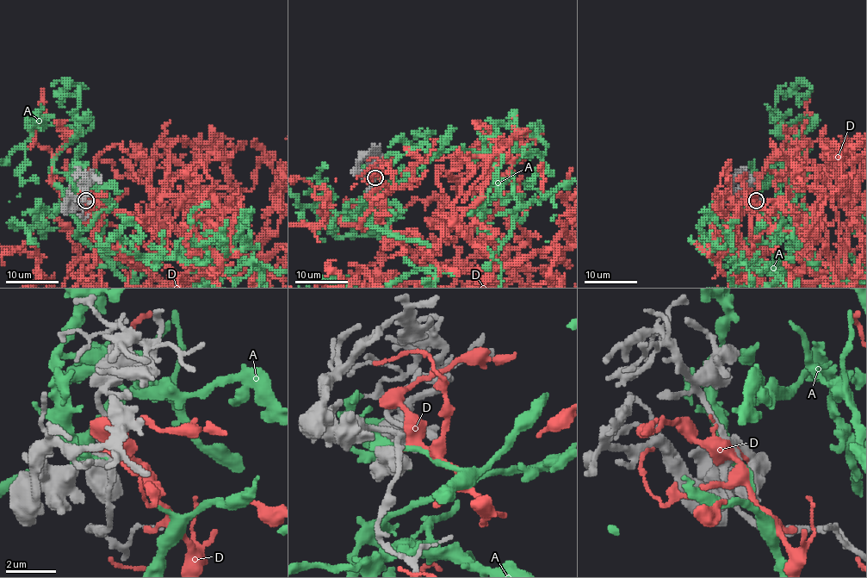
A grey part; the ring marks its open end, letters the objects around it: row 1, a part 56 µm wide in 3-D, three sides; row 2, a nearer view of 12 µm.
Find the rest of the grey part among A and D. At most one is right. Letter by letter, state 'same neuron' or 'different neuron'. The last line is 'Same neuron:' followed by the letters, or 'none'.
A: different neuron
D: different neuron
Same neuron: none

